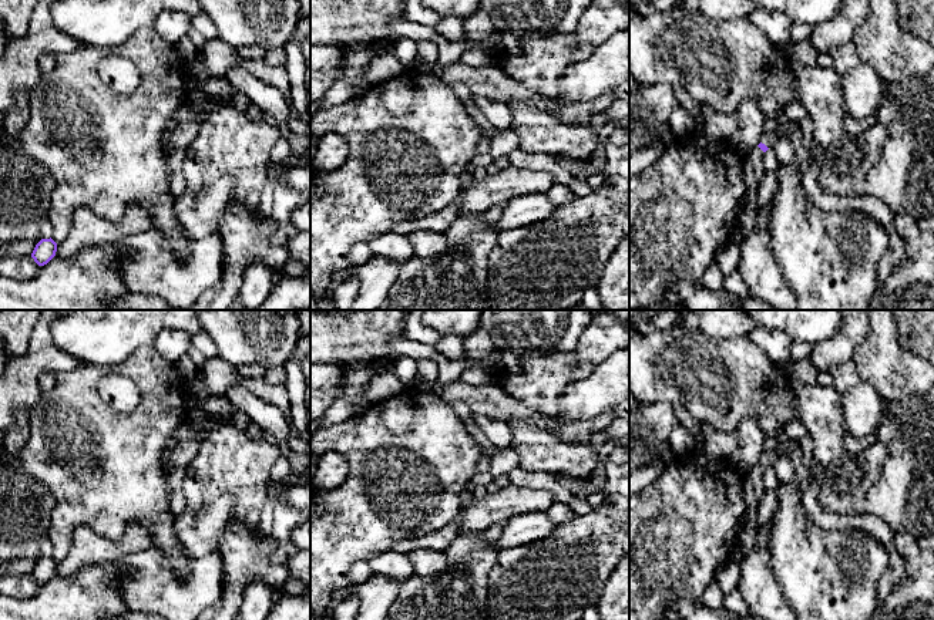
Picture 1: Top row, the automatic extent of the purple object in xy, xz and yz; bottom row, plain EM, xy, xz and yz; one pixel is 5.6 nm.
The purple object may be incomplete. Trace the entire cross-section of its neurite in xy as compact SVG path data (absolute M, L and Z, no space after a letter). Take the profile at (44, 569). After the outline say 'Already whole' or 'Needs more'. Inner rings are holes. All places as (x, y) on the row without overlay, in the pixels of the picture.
M51 556L50 557L41 557L36 563L36 566L31 572L31 576L34 577L34 580L38 584L44 584L56 574L56 570L57 570L57 562Z. Already whole

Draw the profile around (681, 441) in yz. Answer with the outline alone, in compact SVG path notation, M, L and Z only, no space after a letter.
M681 422L673 427L668 442L676 458L696 449L695 439Z

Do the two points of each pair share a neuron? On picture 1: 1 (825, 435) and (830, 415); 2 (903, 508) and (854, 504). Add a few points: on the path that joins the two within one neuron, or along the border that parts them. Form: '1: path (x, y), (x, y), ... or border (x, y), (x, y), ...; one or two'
1: path (825, 431), (826, 420); one
2: border (880, 475), (866, 494), (864, 512); two

